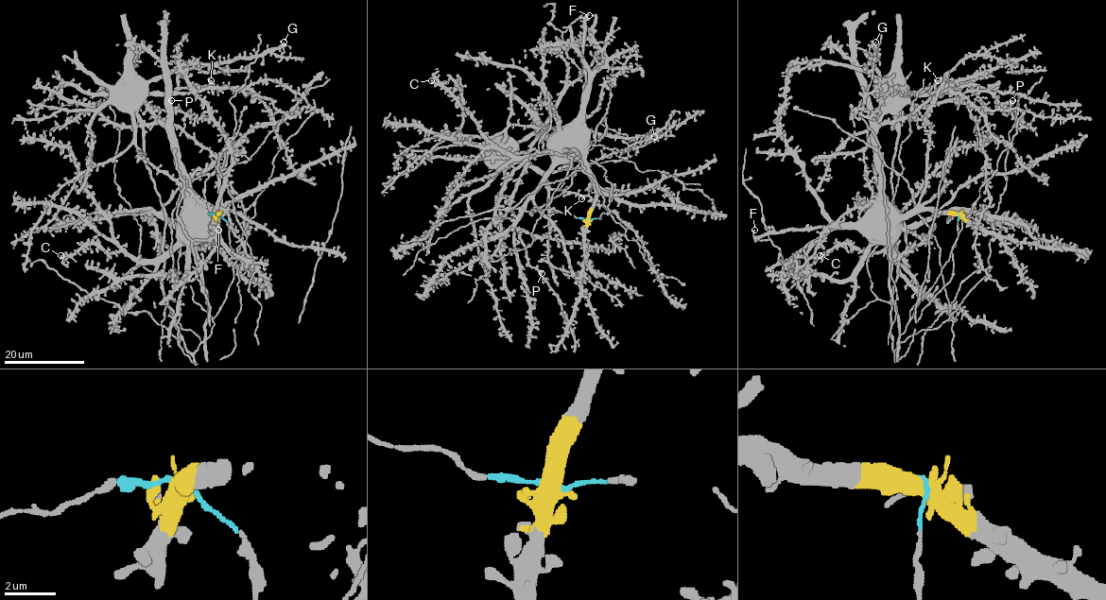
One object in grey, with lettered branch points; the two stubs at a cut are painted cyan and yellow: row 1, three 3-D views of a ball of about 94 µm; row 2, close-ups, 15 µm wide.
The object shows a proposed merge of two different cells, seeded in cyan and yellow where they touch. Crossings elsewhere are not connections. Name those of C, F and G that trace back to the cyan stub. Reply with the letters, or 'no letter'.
G

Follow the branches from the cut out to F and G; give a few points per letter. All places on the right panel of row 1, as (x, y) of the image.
F: (958, 214), (915, 210), (907, 214), (869, 214), (855, 223), (768, 231), (760, 236), (752, 235), (754, 230)
G: (958, 214), (950, 255), (1005, 143), (966, 98), (943, 87), (891, 92), (866, 67), (876, 56), (875, 42)

